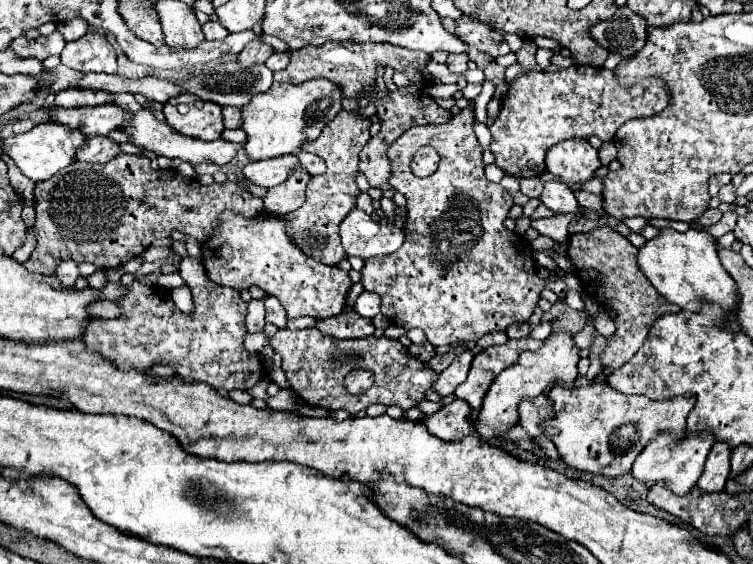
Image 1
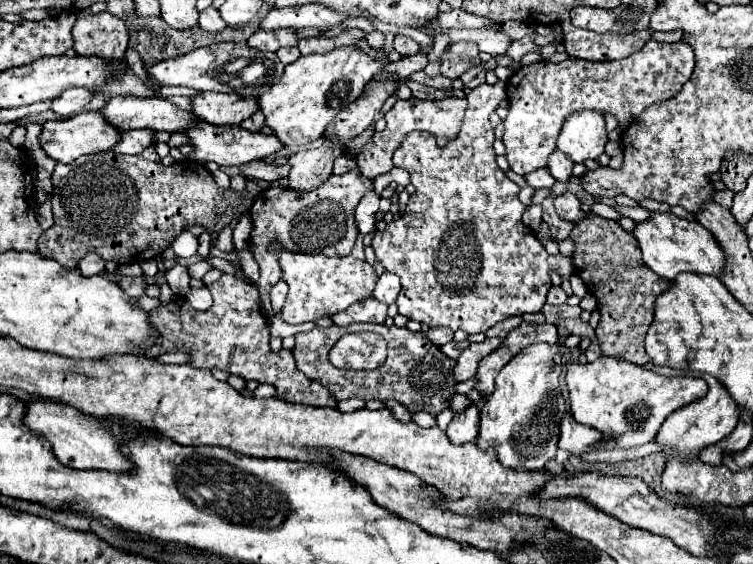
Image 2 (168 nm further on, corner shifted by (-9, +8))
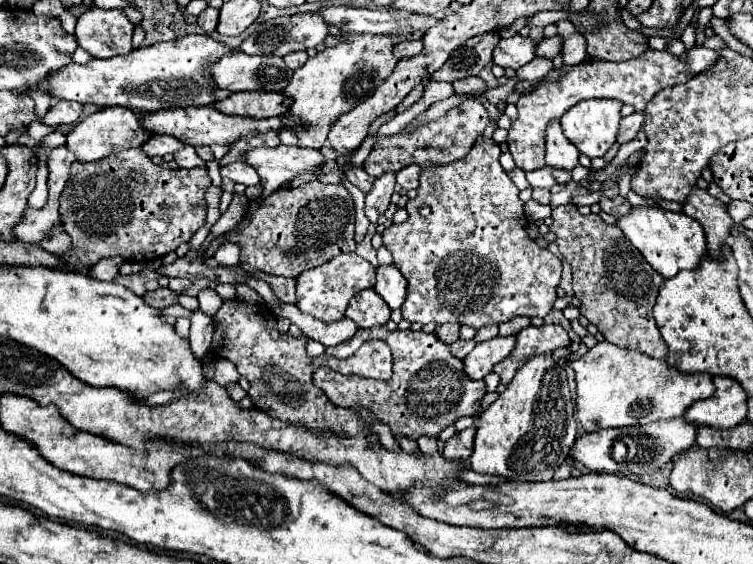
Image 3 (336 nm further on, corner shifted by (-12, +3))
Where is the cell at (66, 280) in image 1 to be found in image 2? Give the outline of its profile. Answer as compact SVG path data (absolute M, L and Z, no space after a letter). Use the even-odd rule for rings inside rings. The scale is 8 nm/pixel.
M89 253L89 255L85 255L85 257L79 261L77 267L81 269L81 273L83 273L85 277L93 277L93 275L99 275L99 273L105 271L105 261L103 261L97 253Z

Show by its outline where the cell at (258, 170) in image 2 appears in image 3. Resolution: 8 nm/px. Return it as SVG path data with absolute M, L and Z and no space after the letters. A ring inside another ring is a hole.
M244 162L226 164L226 166L220 168L220 174L224 178L230 178L230 180L234 180L238 184L244 184L244 186L254 186L254 184L260 182L256 170L252 166L248 166L248 164L244 164Z

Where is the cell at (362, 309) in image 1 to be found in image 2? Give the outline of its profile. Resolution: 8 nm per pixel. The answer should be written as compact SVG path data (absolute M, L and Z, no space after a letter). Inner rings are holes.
M385 271L385 273L379 277L379 281L377 281L377 287L375 287L375 291L373 291L373 297L375 297L377 301L381 301L381 303L391 305L391 303L397 299L399 291L401 291L399 277L397 277L395 273Z

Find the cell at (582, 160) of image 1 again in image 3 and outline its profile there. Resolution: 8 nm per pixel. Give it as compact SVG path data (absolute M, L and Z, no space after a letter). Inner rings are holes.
M582 100L578 102L578 106L572 106L568 114L562 116L560 122L562 122L564 136L580 150L580 154L588 158L604 156L610 150L610 146L616 142L620 108L622 108L622 102L618 100Z

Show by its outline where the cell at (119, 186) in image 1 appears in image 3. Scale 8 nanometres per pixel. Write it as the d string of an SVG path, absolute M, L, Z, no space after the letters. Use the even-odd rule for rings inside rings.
M140 148L112 154L100 162L74 162L60 196L60 218L72 238L72 250L60 256L64 262L80 266L82 274L108 256L120 256L128 262L162 258L180 244L186 244L204 226L204 194L210 184L206 168L170 168L168 162L156 166ZM132 170L144 182L132 182Z

